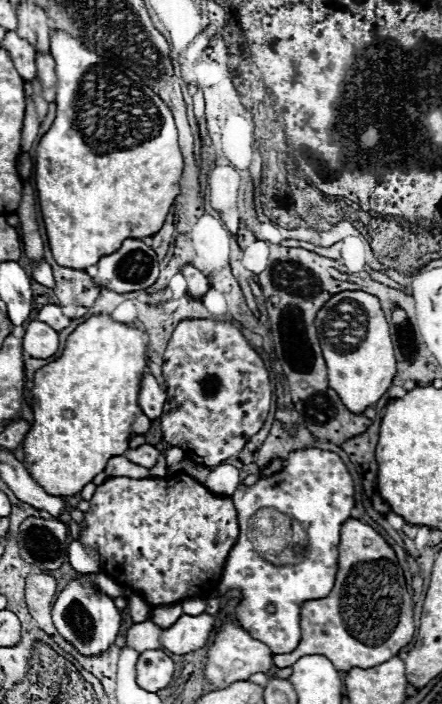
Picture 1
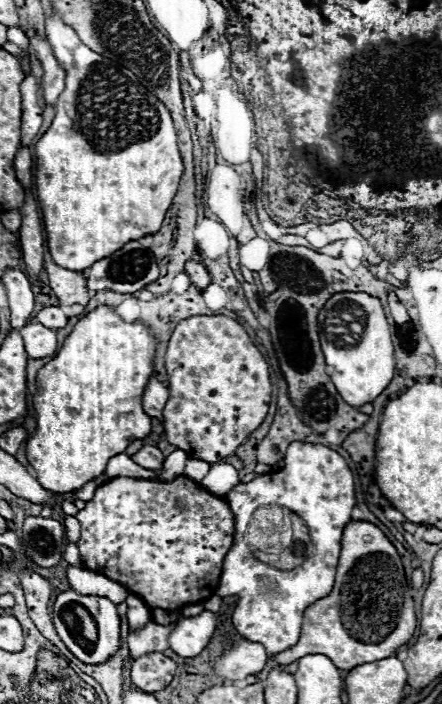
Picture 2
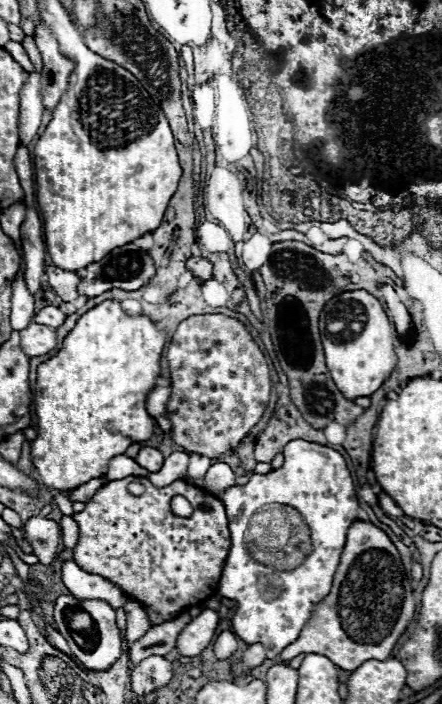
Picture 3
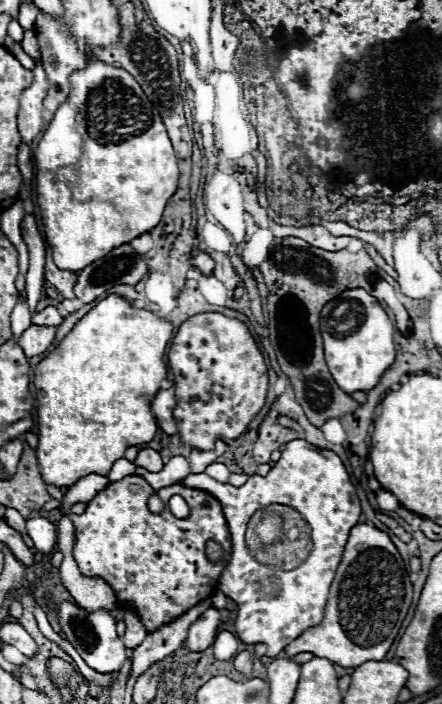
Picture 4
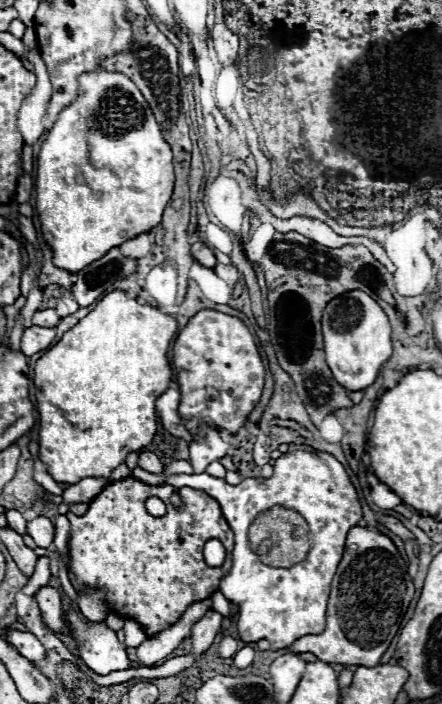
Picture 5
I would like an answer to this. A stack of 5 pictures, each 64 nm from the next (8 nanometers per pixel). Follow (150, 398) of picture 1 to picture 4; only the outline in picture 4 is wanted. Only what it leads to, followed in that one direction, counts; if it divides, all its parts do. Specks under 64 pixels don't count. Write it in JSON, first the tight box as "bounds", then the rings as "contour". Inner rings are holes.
{"bounds":[152,388,178,434],"contour":[[[172,388],[168,390],[160,390],[152,402],[152,412],[160,424],[160,428],[166,432],[166,434],[176,434],[178,432],[178,426],[176,426],[176,420],[174,420],[174,410],[176,406],[176,394]]]}

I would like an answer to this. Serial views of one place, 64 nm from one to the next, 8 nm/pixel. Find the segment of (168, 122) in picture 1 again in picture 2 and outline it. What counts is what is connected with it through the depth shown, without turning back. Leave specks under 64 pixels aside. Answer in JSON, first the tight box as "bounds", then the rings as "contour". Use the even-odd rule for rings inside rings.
{"bounds":[34,12,184,272],"contour":[[[58,12],[46,14],[46,34],[56,58],[66,70],[66,88],[54,106],[56,116],[50,128],[34,146],[36,192],[48,236],[48,250],[54,262],[78,272],[114,254],[114,250],[126,242],[158,232],[184,168],[170,112],[128,68],[92,52],[80,42],[78,34],[62,22]]]}

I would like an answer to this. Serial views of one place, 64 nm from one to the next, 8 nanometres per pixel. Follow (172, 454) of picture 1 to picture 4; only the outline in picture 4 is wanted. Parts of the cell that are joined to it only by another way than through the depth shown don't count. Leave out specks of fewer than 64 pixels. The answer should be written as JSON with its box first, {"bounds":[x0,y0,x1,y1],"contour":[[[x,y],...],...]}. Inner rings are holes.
{"bounds":[144,456,190,490],"contour":[[[174,456],[170,458],[168,464],[164,464],[164,468],[160,472],[146,472],[144,470],[144,480],[154,488],[160,490],[164,486],[172,486],[176,482],[180,482],[182,478],[186,478],[186,474],[190,474],[190,464],[184,456]]]}

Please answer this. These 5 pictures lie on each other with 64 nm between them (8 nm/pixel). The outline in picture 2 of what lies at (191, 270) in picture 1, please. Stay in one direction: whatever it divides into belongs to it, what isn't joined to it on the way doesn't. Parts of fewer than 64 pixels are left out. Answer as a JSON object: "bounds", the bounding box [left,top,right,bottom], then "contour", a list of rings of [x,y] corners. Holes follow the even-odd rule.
{"bounds":[186,260,210,290],"contour":[[[188,260],[186,262],[186,274],[190,276],[192,284],[200,290],[204,290],[208,284],[210,284],[210,274],[208,274],[208,268],[200,262],[194,262],[194,260]]]}

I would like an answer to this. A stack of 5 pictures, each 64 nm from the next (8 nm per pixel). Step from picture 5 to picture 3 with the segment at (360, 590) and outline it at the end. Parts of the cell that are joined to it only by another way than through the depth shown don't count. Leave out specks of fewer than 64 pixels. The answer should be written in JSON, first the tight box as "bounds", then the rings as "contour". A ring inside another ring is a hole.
{"bounds":[280,522,412,670],"contour":[[[354,522],[348,530],[330,594],[316,606],[300,638],[280,652],[280,658],[288,662],[298,654],[322,654],[344,670],[356,670],[366,660],[388,660],[412,616],[412,584],[396,546],[374,524]]]}

